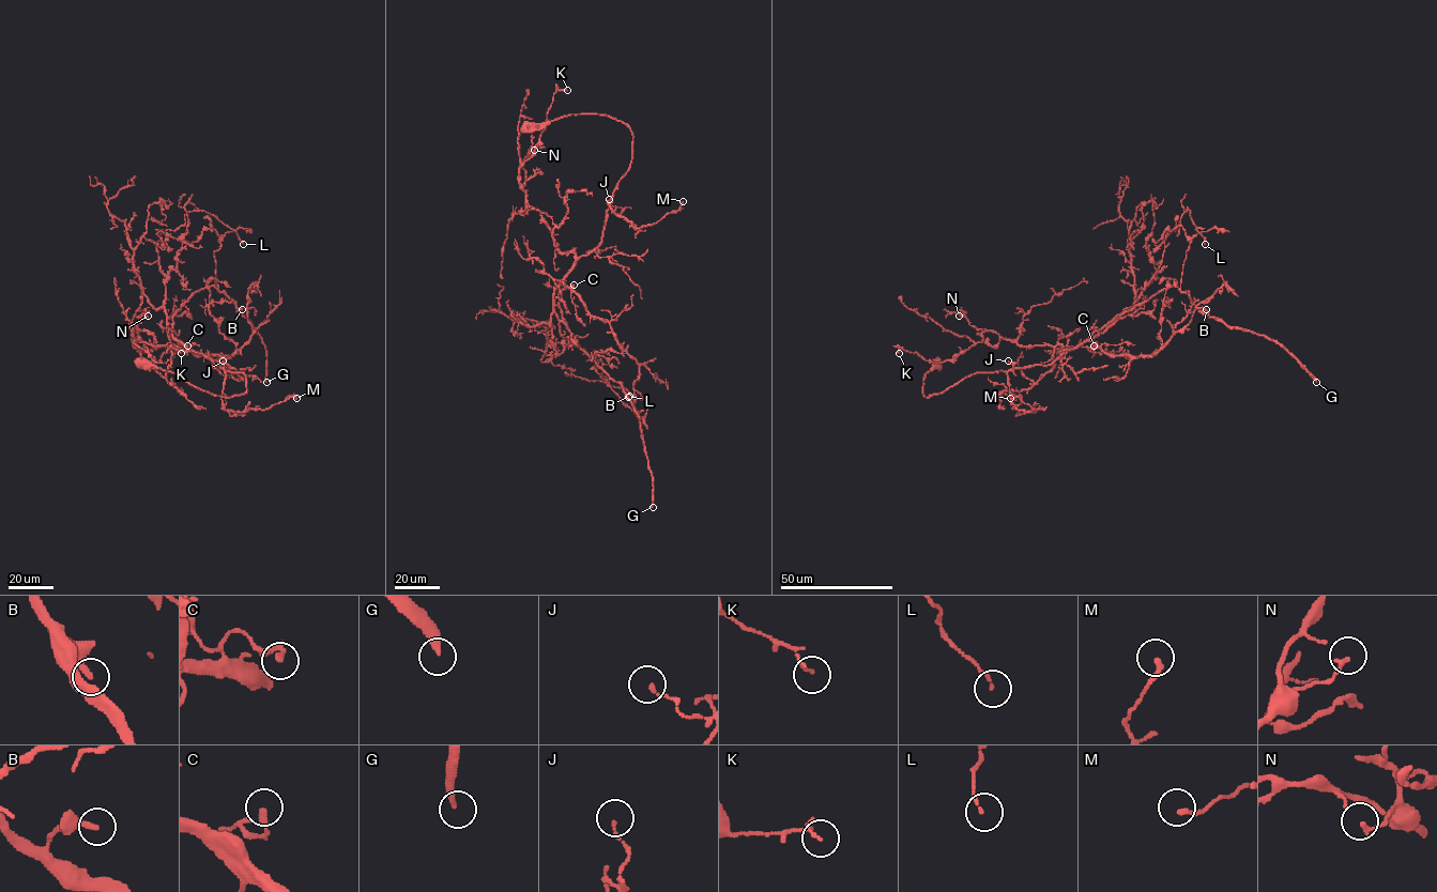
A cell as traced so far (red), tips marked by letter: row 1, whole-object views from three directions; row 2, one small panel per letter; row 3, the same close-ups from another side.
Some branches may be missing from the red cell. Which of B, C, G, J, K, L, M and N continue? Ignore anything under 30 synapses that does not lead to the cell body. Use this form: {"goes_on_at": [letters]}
{"goes_on_at": ["B", "G"]}

